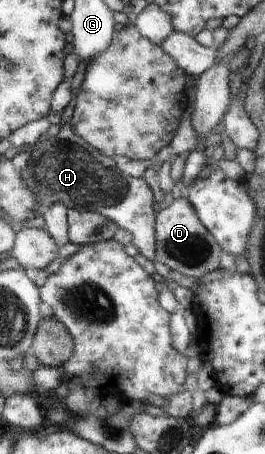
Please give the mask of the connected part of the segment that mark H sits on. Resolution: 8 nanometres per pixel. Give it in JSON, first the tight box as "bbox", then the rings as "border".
{"bbox":[21,125,158,261],"border":[[[70,125],[59,129],[57,135],[39,140],[31,151],[32,159],[21,170],[21,176],[26,186],[36,195],[40,211],[53,206],[55,202],[63,202],[68,209],[97,212],[131,233],[132,244],[143,257],[149,261],[157,257],[157,213],[154,209],[158,206],[144,177],[134,178],[119,170],[113,158],[91,147]]]}

